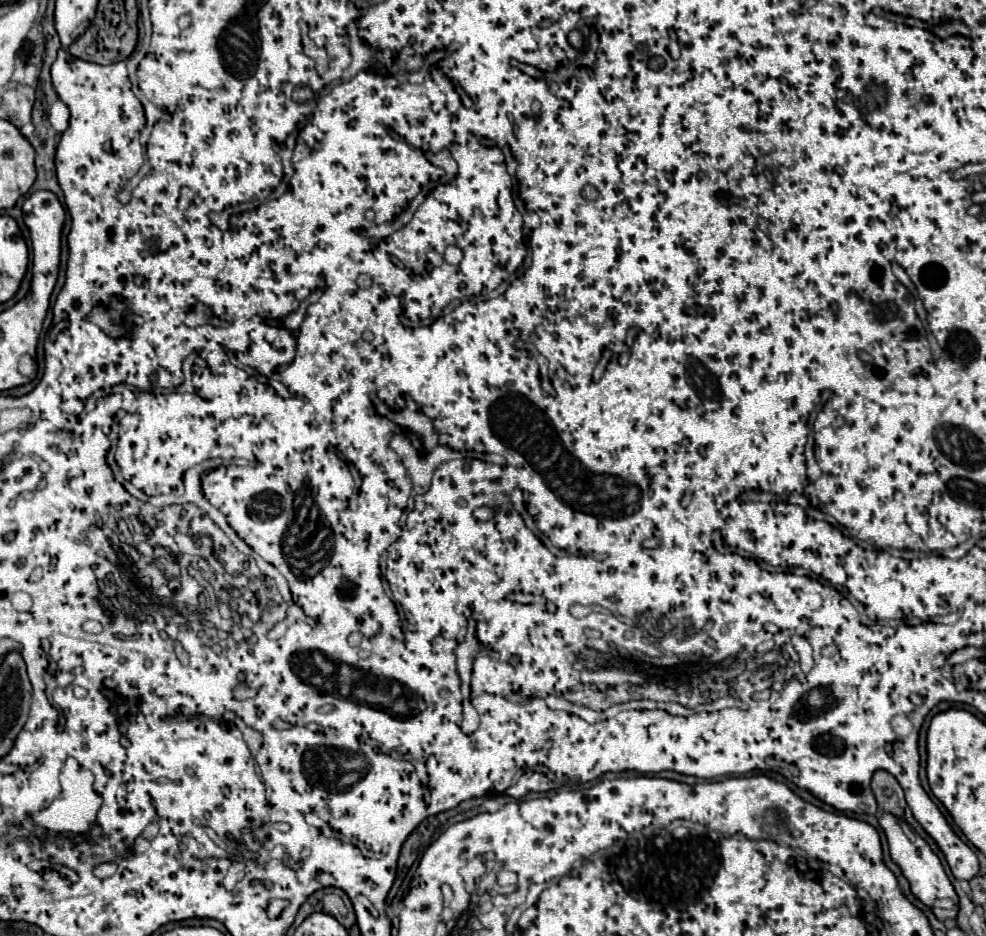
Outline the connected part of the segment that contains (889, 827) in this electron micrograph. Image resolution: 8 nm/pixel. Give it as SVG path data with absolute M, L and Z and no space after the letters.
M882 814L880 826L888 838L890 856L900 866L902 874L908 878L914 896L918 900L922 900L926 906L932 904L932 912L936 914L938 920L956 920L956 916L958 916L958 894L956 894L948 874L944 872L940 858L932 852L932 848L926 842L912 842L912 840L908 840L908 836L902 836L902 828L898 828L898 824L894 820L896 820L894 816Z

